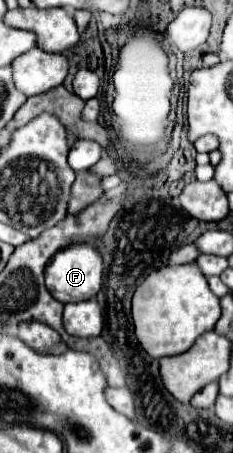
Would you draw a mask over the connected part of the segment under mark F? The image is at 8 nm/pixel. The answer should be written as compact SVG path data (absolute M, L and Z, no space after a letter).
M76 244L60 250L56 256L46 266L46 288L54 294L56 300L62 304L66 302L80 302L88 300L98 294L102 288L102 272L104 272L104 262L100 252L92 244Z

